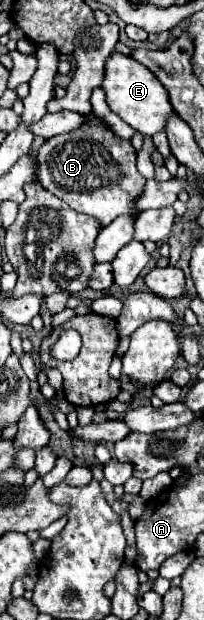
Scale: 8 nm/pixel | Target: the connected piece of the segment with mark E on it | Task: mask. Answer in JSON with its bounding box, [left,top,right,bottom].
[102,52,174,136]

